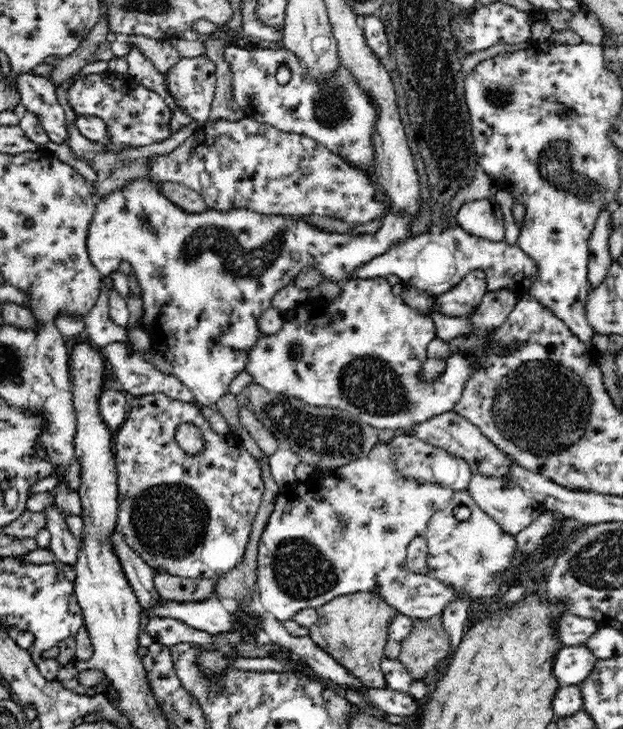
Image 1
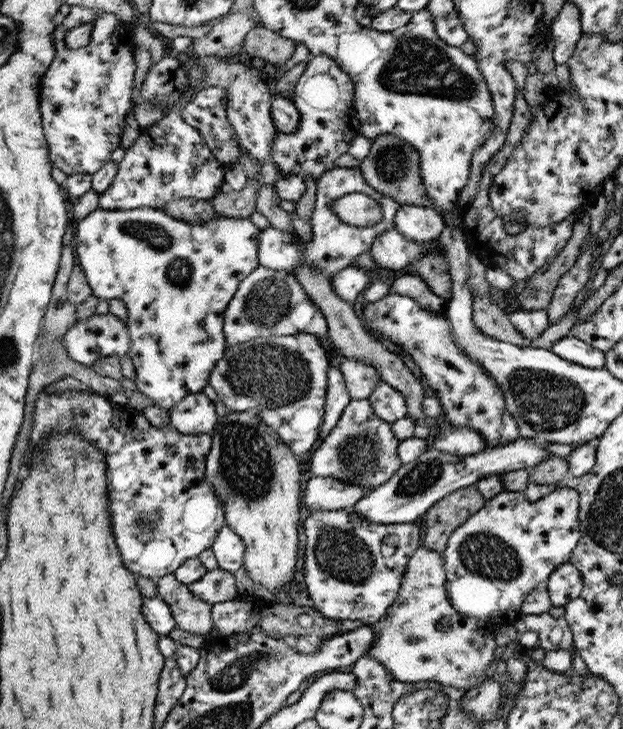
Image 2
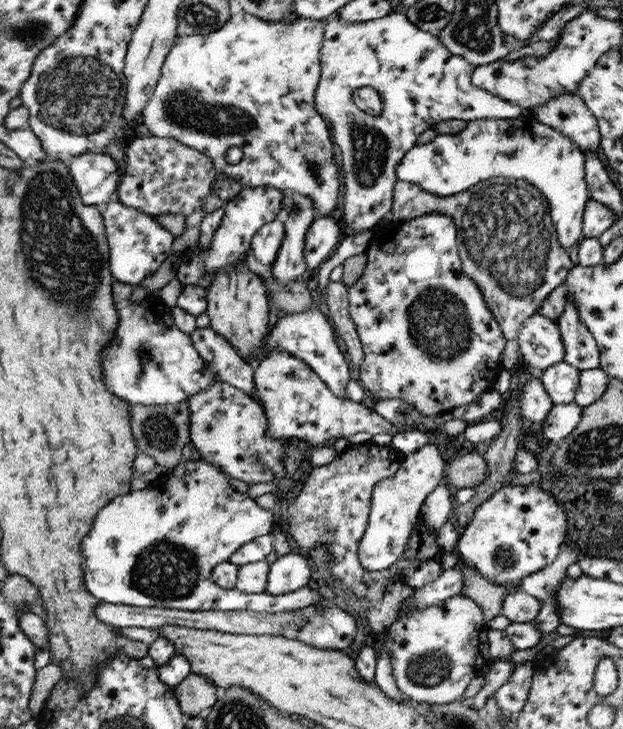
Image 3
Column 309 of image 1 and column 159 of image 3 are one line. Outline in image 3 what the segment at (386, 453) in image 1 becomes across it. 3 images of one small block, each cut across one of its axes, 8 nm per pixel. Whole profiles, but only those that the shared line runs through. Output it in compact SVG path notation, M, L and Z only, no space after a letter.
M204 460L198 461L182 461L173 468L173 471L165 479L158 480L152 486L146 487L142 490L131 491L128 494L116 497L114 500L98 511L92 522L90 532L86 533L86 537L82 542L82 555L84 555L83 569L84 569L84 582L88 582L88 592L95 595L101 601L112 604L124 604L132 607L156 607L161 609L174 609L185 611L230 611L230 610L250 610L254 612L290 612L309 606L312 602L320 601L325 596L314 587L307 585L296 592L288 594L272 595L268 592L252 595L244 591L234 589L225 589L215 582L213 572L216 565L223 564L230 560L238 550L248 545L250 542L255 541L256 538L264 537L266 534L272 533L275 530L274 516L271 509L260 508L256 506L256 502L250 496L244 496L243 493L238 492L229 484L226 474L220 470L220 466L214 466L210 462Z

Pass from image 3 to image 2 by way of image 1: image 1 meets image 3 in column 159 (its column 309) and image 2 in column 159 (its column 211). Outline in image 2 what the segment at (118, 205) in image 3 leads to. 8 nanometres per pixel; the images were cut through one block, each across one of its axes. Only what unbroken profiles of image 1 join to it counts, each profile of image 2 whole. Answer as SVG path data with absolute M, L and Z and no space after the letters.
M96 208L82 220L75 222L74 242L75 257L89 282L92 295L99 300L122 300L128 309L127 328L130 332L131 348L128 356L132 358L136 370L136 386L140 393L154 401L154 405L164 409L172 409L178 402L190 394L201 393L210 384L212 369L227 352L228 344L223 336L223 323L230 300L233 300L238 286L248 274L259 270L259 237L261 230L249 218L228 218L222 215L212 217L208 221L189 223L184 219L172 218L163 209L133 208L132 210L104 210Z

